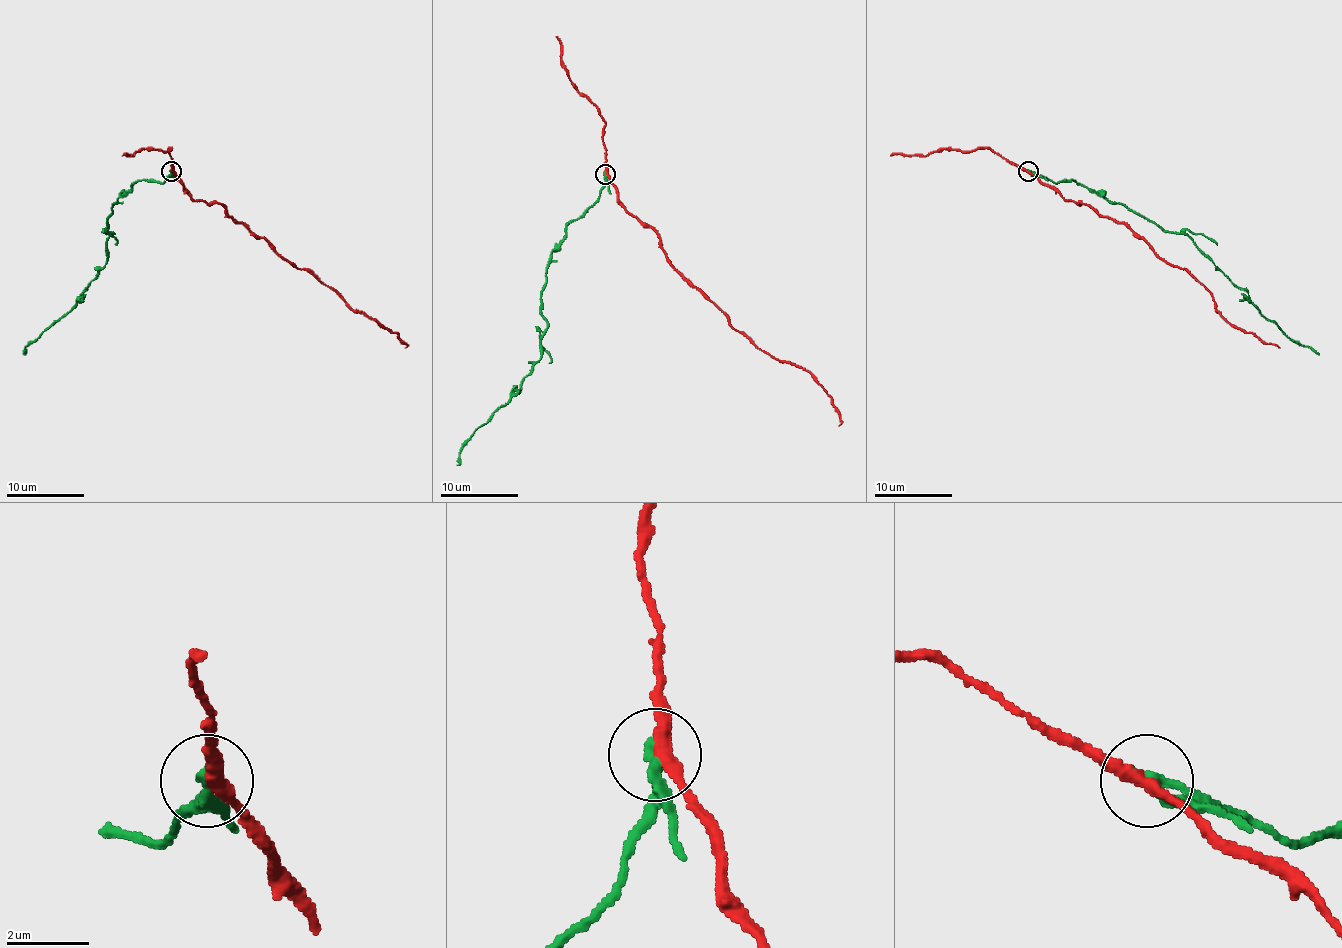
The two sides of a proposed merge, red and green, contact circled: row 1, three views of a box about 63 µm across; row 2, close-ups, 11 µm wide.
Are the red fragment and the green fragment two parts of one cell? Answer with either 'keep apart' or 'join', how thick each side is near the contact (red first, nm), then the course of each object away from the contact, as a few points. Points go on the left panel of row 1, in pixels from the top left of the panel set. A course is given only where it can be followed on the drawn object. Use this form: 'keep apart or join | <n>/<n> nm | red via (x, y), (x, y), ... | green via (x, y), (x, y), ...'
keep apart | 320/360 nm | red via (171, 171), (195, 200), (220, 203), (404, 347) | green via (171, 171), (162, 182), (137, 180), (113, 203), (107, 262), (71, 308), (26, 347), (24, 355)

